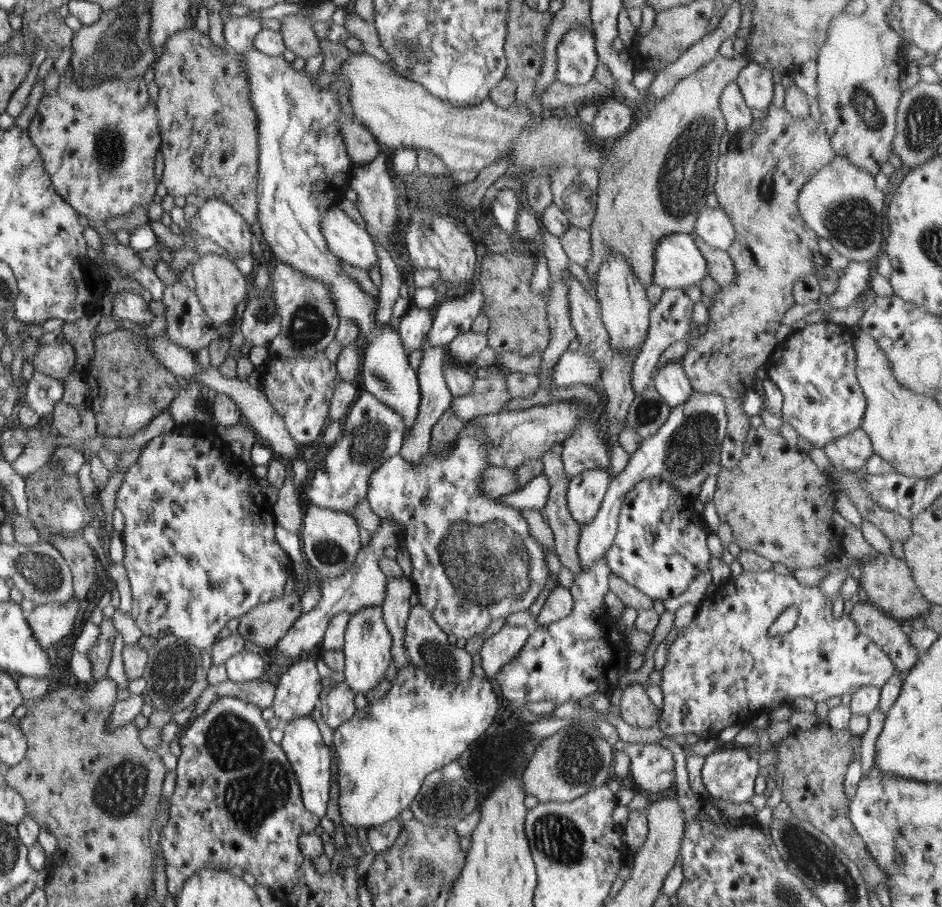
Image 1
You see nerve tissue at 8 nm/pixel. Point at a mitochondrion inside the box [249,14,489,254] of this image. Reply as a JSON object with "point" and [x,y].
{"point":[414,55]}

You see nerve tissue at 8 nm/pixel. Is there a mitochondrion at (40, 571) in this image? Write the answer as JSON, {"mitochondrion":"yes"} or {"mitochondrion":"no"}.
{"mitochondrion":"yes"}

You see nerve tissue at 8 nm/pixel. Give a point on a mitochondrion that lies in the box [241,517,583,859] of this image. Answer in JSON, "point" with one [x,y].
{"point":[441,802]}

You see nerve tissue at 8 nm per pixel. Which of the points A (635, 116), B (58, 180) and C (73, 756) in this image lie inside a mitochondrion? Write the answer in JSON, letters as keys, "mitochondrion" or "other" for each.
{"A":"other","B":"other","C":"other"}

